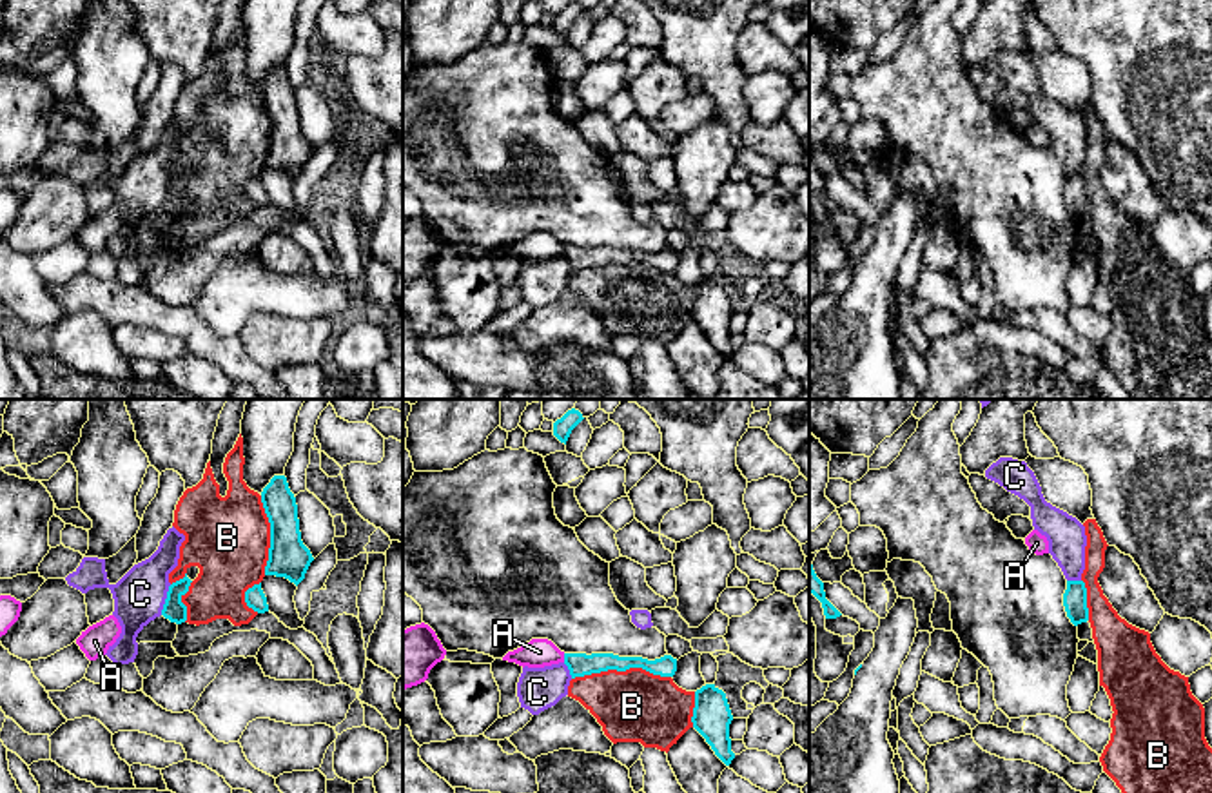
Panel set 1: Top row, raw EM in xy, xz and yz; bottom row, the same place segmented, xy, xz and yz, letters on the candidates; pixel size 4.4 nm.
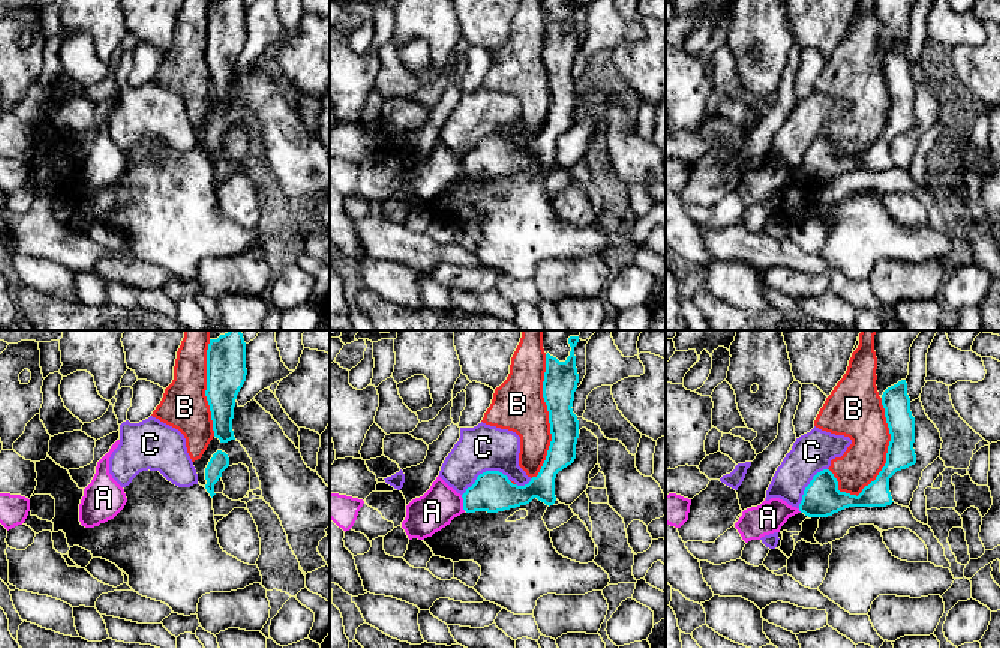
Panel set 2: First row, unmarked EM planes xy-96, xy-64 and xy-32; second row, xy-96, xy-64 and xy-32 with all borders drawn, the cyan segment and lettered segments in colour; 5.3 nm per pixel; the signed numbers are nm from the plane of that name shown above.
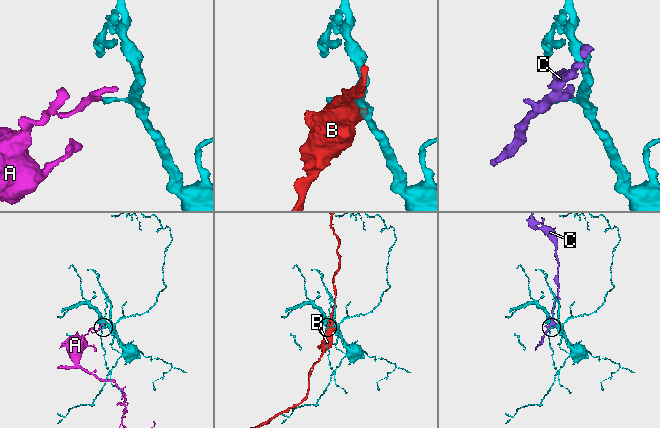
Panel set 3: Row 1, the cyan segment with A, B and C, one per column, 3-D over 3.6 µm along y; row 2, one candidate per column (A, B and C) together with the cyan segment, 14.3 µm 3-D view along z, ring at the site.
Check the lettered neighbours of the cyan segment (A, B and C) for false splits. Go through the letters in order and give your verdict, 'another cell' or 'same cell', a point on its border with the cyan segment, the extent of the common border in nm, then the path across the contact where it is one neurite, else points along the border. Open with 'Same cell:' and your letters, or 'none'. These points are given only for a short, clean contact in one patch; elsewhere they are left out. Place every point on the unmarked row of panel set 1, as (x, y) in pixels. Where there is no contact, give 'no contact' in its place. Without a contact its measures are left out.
Same cell: none
A: another cell | xz (565, 251) | 40 nm
B: another cell | xz (621, 264) | 440 nm
C: another cell | xy (166, 193) | 140 nm

